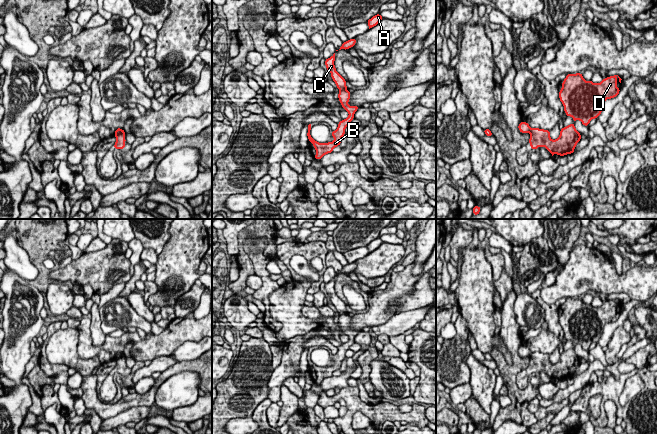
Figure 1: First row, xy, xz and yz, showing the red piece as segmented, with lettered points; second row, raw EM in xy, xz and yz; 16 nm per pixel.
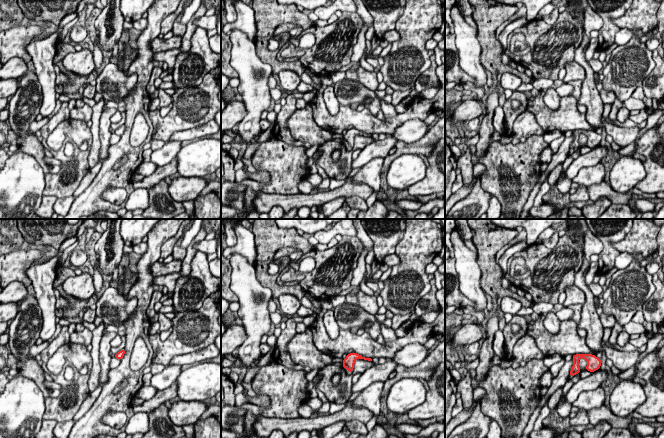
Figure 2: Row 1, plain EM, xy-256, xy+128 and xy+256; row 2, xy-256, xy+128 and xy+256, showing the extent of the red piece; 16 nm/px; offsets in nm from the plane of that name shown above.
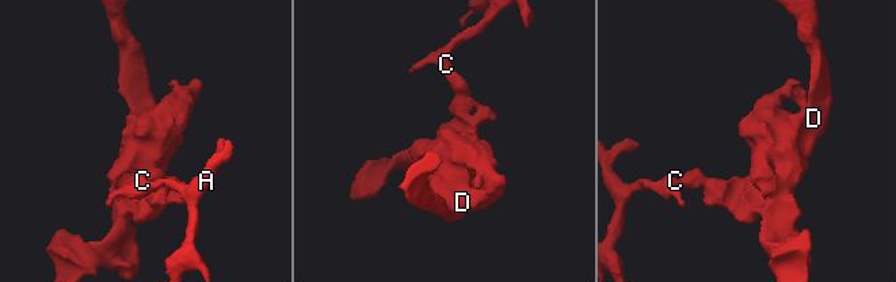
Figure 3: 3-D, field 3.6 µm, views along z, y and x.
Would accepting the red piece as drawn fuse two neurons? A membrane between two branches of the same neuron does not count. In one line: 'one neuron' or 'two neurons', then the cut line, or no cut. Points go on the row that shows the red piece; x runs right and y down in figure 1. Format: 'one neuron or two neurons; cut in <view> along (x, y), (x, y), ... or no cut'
two neurons; cut in xz along (346, 89), (340, 91)

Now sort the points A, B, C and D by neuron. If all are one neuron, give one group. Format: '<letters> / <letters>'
A C / B D

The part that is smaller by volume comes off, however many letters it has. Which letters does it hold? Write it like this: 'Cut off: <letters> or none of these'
Cut off: A, C

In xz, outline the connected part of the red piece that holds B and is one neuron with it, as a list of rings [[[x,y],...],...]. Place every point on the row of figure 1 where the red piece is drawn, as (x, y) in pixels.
[[[348,90],[339,91],[338,99],[343,109],[349,113],[349,116],[338,123],[338,127],[335,131],[331,131],[331,135],[334,137],[333,142],[319,143],[315,141],[310,135],[312,123],[308,124],[307,137],[309,142],[313,144],[313,147],[316,150],[316,155],[314,159],[320,160],[324,155],[332,153],[333,149],[341,144],[342,137],[346,133],[345,129],[349,125],[349,123],[354,119],[354,114],[359,108],[359,106],[349,106],[347,104],[349,102],[350,96],[351,93]]]

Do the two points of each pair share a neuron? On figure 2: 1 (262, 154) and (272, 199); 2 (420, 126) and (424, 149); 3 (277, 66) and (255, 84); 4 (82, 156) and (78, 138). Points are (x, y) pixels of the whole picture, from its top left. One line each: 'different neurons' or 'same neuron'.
1: different neurons
2: different neurons
3: different neurons
4: different neurons

